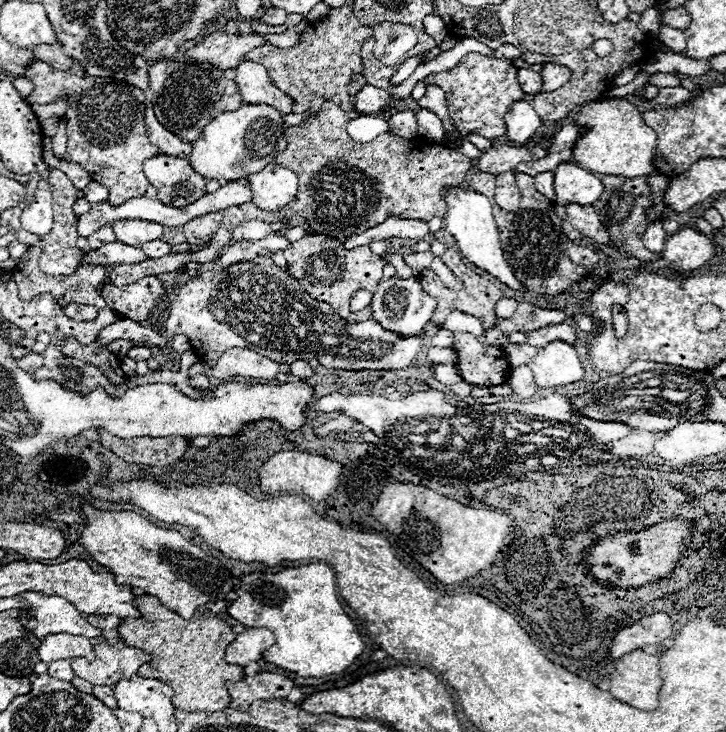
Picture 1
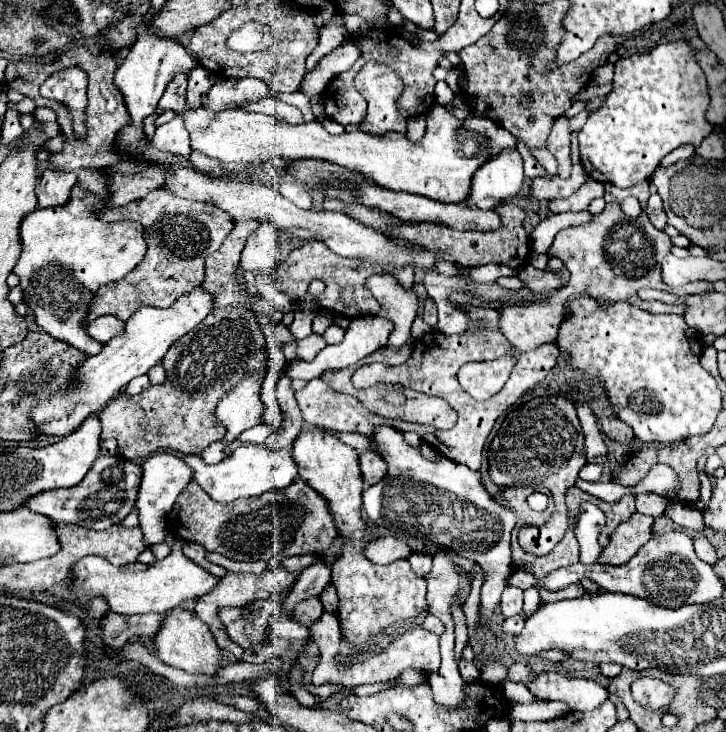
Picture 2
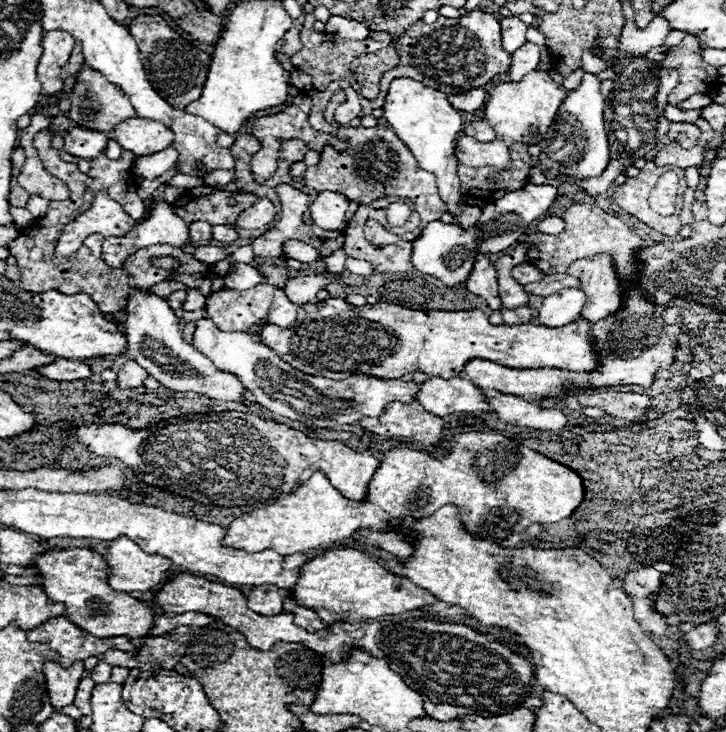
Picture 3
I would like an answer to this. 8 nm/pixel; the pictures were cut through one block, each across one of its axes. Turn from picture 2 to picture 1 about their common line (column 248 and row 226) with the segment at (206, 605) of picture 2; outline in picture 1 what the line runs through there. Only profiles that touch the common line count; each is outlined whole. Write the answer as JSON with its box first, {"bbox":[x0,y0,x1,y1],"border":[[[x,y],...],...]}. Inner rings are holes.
{"bbox":[566,204,610,244],"border":[[[566,204],[566,220],[586,238],[596,240],[598,244],[608,244],[610,235],[598,214],[592,206],[580,206],[580,204]]]}

